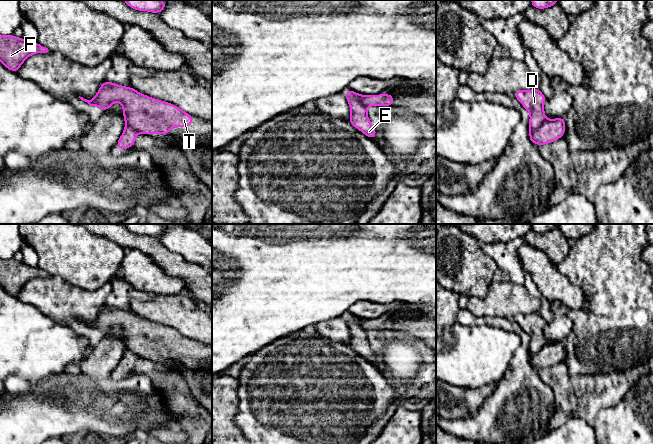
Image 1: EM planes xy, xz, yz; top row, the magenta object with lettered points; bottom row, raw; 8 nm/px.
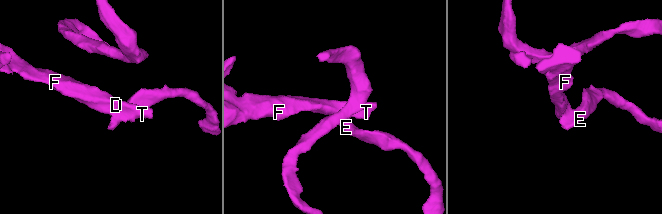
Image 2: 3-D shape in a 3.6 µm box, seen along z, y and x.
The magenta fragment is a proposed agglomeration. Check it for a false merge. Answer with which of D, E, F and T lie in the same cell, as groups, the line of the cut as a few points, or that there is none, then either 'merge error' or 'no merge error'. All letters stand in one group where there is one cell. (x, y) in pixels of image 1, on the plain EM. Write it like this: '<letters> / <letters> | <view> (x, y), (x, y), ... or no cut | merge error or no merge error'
D F T / E | yz (545, 343), (537, 352), (530, 354) | merge error

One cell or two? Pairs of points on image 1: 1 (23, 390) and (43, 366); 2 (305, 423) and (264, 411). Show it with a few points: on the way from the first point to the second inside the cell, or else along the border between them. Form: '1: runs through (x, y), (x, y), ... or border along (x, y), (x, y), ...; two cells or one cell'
1: border along (10, 376), (16, 376), (29, 383); two cells
2: runs through (295, 423), (276, 423), (274, 421); one cell

